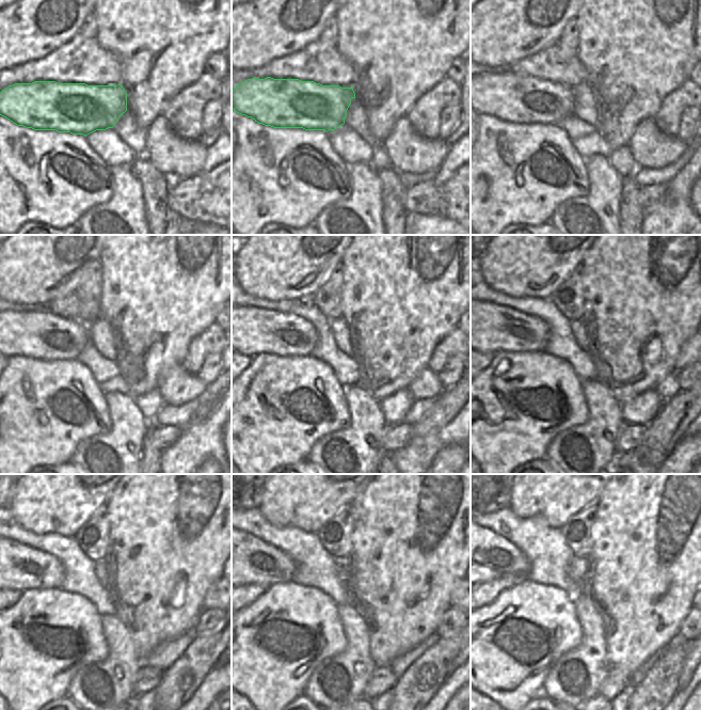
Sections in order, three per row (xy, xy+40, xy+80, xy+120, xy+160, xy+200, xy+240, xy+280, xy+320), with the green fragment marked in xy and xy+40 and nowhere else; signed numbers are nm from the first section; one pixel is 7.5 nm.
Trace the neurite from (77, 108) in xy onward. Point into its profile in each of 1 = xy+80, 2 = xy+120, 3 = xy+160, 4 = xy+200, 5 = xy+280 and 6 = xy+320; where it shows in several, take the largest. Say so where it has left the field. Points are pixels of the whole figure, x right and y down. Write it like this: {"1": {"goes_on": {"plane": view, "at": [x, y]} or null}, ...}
{"1": {"goes_on": {"plane": "xy+80", "at": [516, 98]}}, "2": {"goes_on": {"plane": "xy+120", "at": [42, 335]}}, "3": {"goes_on": {"plane": "xy+160", "at": [253, 330]}}, "4": {"goes_on": {"plane": "xy+200", "at": [492, 328]}}, "5": {"goes_on": {"plane": "xy+280", "at": [253, 562]}}, "6": {"goes_on": {"plane": "xy+320", "at": [492, 556]}}}

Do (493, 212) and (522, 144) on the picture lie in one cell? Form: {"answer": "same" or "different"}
{"answer": "same"}

